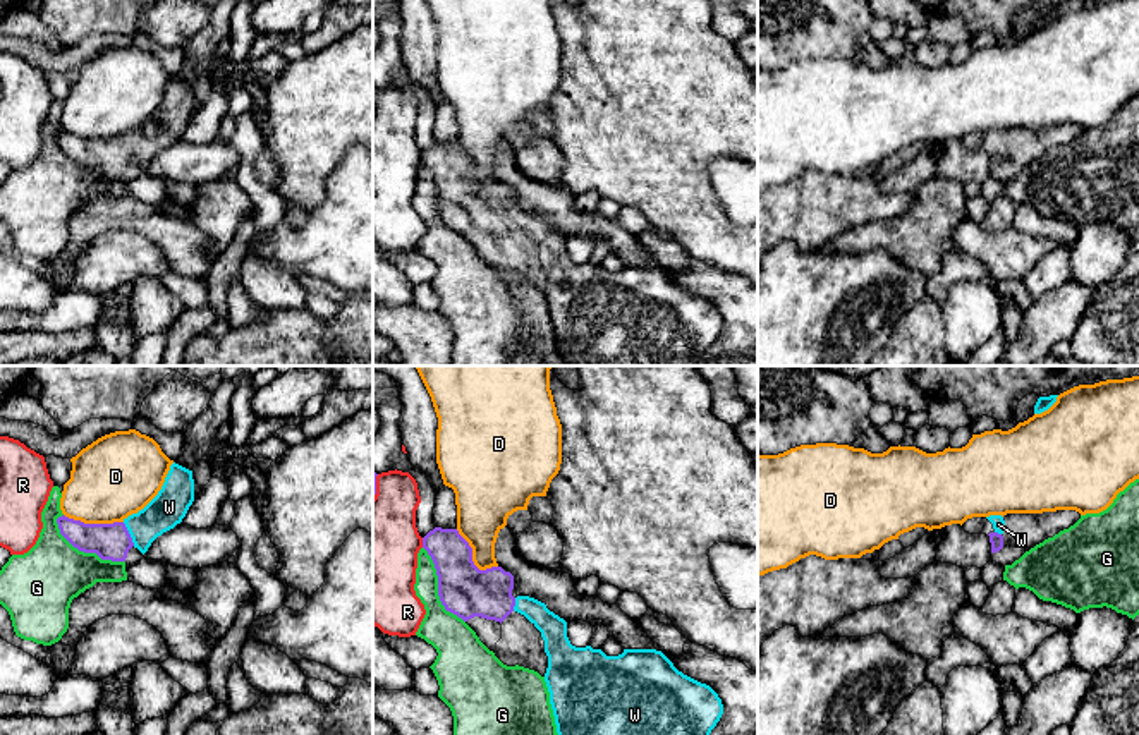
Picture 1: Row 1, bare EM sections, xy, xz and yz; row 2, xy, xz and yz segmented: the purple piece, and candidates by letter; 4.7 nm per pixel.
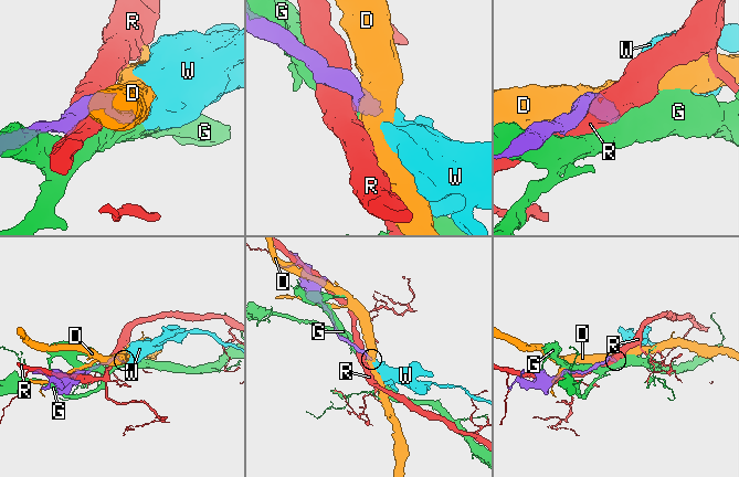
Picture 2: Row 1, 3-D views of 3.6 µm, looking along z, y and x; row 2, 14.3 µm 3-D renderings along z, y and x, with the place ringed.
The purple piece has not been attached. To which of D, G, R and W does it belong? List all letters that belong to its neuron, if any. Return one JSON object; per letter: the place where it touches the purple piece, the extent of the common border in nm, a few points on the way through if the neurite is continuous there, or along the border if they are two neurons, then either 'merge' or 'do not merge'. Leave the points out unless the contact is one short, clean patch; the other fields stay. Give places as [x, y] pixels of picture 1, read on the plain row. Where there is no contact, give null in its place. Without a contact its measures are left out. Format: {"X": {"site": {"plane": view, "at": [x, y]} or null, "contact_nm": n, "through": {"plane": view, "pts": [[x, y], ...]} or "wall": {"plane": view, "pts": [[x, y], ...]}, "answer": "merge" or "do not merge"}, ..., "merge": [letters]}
{"D": {"site": {"plane": "xy", "at": [93, 139]}, "contact_nm": 280, "answer": "do not merge"}, "G": {"site": {"plane": "xy", "at": [86, 167]}, "contact_nm": 380, "answer": "do not merge"}, "R": {"site": {"plane": "xz", "at": [423, 158]}, "contact_nm": 50, "answer": "do not merge"}, "W": {"site": {"plane": "xy", "at": [129, 150]}, "contact_nm": 130, "through": {"plane": "xy", "pts": [[110, 157], [129, 150], [146, 141], [169, 122]]}, "answer": "merge"}, "merge": ["W"]}

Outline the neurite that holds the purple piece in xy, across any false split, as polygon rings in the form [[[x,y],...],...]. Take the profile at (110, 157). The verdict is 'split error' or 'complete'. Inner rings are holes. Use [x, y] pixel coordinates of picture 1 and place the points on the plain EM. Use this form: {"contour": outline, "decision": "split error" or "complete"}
{"contour": [[[174,77],[158,110],[122,137],[84,139],[62,131],[57,139],[60,149],[79,167],[125,177],[132,161],[144,170],[158,151],[180,139],[192,117],[192,86]]], "decision": "split error"}

